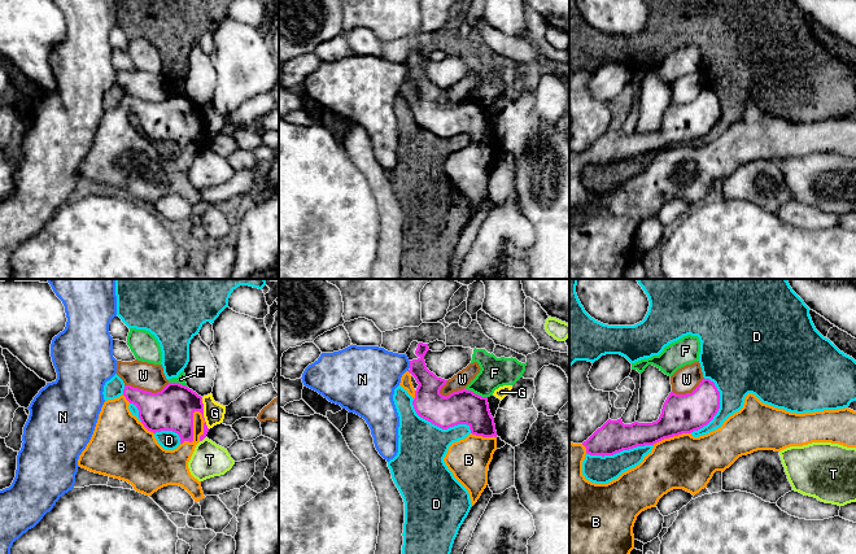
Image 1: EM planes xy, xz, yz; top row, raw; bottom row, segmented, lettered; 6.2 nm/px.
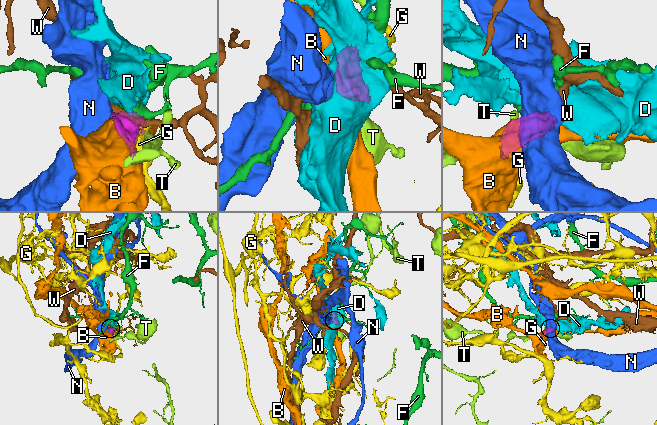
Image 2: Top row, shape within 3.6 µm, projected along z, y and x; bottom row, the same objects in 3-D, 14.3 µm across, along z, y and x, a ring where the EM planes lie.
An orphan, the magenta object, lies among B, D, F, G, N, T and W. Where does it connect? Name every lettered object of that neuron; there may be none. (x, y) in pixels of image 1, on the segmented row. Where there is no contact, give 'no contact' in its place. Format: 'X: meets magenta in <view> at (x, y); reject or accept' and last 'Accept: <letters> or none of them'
B: meets magenta in xy at (192, 430); accept
D: meets magenta in xz at (439, 426); reject
F: meets magenta in xz at (475, 393); reject
G: meets magenta in xy at (202, 413); reject
N: meets magenta in xz at (410, 365); reject
T: meets magenta in xy at (202, 439); reject
W: meets magenta in xy at (147, 392); reject
Accept: B

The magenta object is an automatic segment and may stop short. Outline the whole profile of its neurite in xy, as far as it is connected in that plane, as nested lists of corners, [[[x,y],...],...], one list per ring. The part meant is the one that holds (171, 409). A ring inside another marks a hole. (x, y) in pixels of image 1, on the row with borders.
[[[169,383],[161,392],[152,393],[125,385],[122,396],[104,402],[93,435],[79,455],[78,466],[127,481],[136,492],[149,497],[163,487],[179,485],[195,502],[200,502],[205,497],[201,481],[191,475],[188,462],[196,445],[208,432],[202,397],[188,387]],[[161,431],[178,433],[180,445],[174,450],[163,449],[154,437],[154,433]]]

